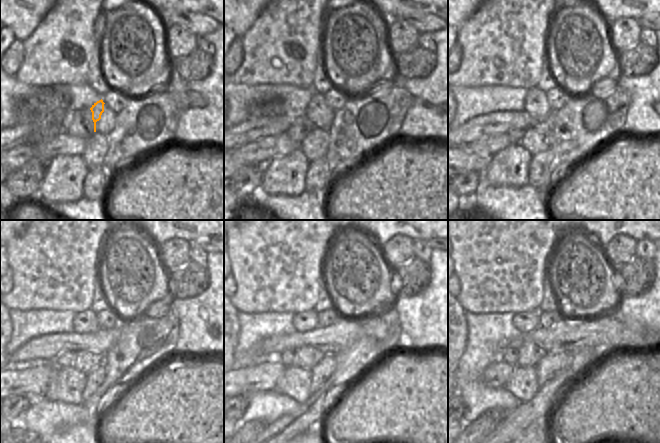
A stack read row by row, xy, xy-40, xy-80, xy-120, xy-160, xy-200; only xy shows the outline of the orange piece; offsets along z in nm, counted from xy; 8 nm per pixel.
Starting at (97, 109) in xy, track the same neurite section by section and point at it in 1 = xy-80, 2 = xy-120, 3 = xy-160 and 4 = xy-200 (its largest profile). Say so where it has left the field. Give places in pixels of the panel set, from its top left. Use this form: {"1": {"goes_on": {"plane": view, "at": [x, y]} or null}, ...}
{"1": {"goes_on": {"plane": "xy-80", "at": [536, 104]}}, "2": {"goes_on": {"plane": "xy-120", "at": [85, 322]}}, "3": {"goes_on": {"plane": "xy-160", "at": [308, 320]}}, "4": {"goes_on": {"plane": "xy-200", "at": [525, 322]}}}

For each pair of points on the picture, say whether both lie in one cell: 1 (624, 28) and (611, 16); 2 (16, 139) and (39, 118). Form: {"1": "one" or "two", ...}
{"1": "two", "2": "two"}

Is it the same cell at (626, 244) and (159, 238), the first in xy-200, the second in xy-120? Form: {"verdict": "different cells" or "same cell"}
{"verdict": "different cells"}

